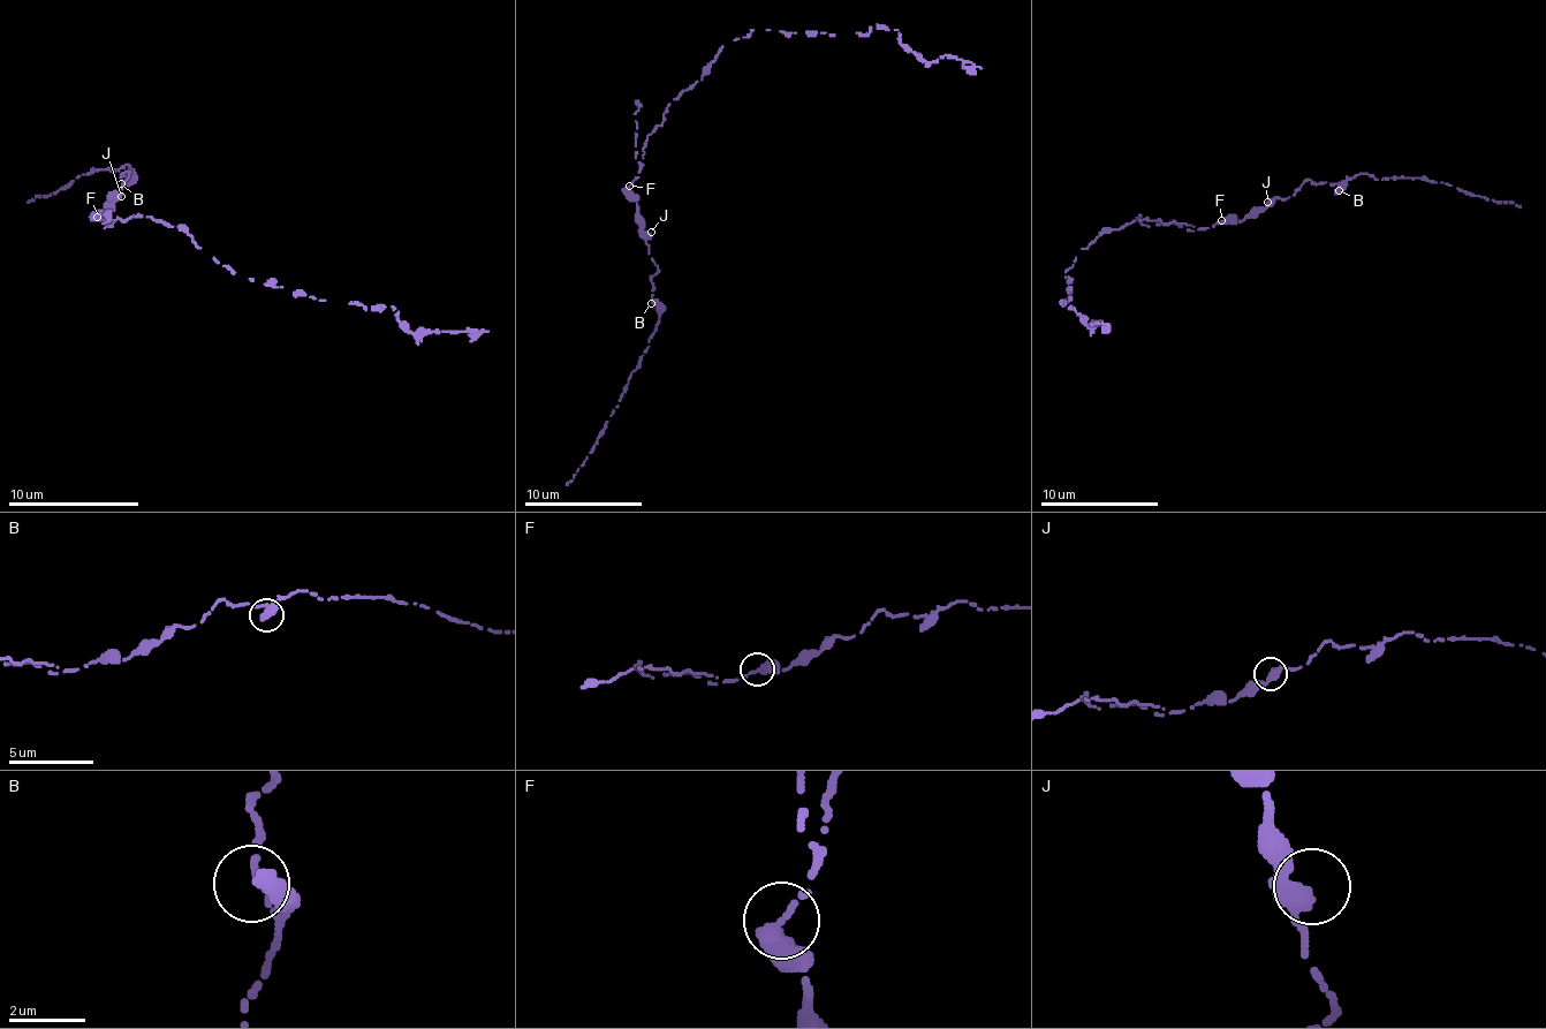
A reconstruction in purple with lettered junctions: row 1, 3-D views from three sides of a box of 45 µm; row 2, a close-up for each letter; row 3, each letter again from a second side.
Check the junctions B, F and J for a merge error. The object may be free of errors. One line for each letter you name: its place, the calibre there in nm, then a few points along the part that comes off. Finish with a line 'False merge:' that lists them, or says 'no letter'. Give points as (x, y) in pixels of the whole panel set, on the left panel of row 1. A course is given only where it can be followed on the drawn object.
False merge: no letter

